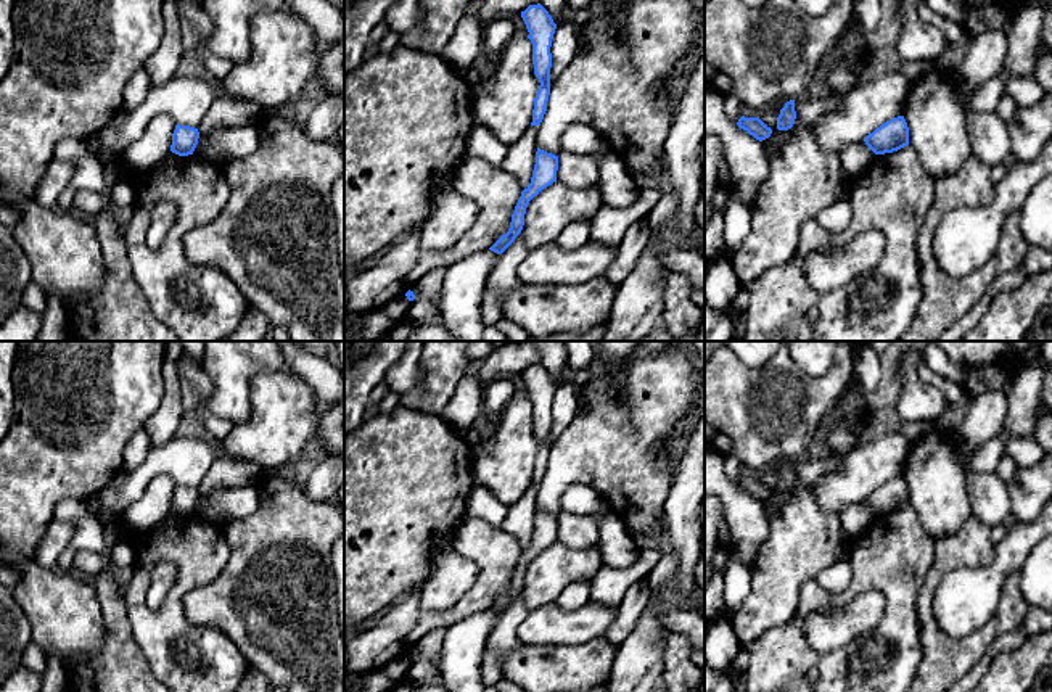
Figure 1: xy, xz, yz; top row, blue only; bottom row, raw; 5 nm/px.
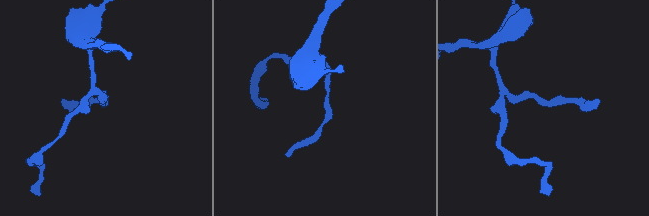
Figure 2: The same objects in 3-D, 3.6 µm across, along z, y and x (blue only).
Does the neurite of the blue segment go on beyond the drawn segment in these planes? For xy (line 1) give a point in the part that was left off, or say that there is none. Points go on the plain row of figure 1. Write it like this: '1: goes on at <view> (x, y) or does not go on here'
1: does not go on here

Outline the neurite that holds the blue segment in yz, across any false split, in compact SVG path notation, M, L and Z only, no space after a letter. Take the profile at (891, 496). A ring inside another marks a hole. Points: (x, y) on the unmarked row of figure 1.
M904 476L893 478L864 497L875 515L898 512L909 505L909 488Z

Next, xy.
M177 484L172 494L171 512L179 517L193 515L198 505L198 499L199 499L198 489Z

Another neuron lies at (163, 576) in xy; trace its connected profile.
M158 562L151 571L151 583L146 592L146 605L158 610L177 578L177 568L169 562Z

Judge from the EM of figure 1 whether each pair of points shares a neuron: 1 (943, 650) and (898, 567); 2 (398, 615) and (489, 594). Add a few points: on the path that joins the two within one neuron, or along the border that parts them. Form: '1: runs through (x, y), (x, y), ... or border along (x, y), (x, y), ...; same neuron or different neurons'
1: border along (930, 565), (917, 597), (919, 638); different neurons
2: runs through (420, 620), (447, 618), (467, 605); same neuron

